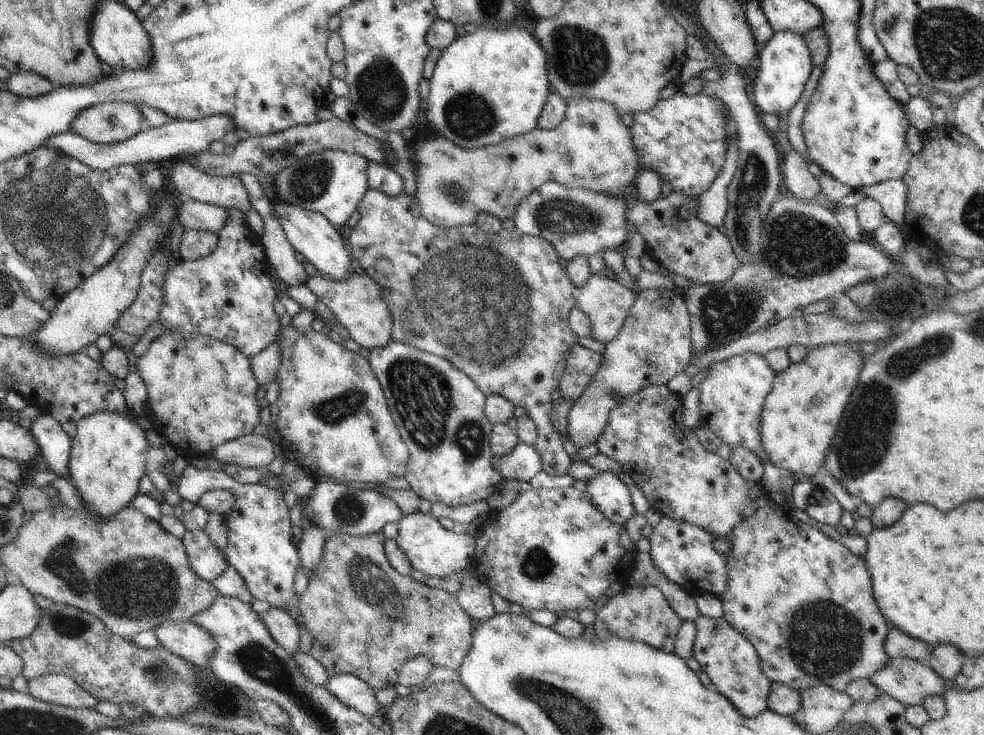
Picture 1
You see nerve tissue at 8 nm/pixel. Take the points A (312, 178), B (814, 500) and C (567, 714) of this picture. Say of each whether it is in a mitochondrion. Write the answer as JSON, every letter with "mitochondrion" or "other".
{"A":"mitochondrion","B":"mitochondrion","C":"mitochondrion"}

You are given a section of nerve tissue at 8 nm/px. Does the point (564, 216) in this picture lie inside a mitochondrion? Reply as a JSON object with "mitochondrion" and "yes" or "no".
{"mitochondrion":"yes"}

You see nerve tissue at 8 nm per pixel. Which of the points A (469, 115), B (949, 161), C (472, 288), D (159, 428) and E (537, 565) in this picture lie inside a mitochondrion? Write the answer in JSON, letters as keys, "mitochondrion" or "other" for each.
{"A":"mitochondrion","B":"other","C":"mitochondrion","D":"other","E":"mitochondrion"}

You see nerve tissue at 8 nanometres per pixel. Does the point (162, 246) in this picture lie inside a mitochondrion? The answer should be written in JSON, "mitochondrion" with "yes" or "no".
{"mitochondrion":"no"}

